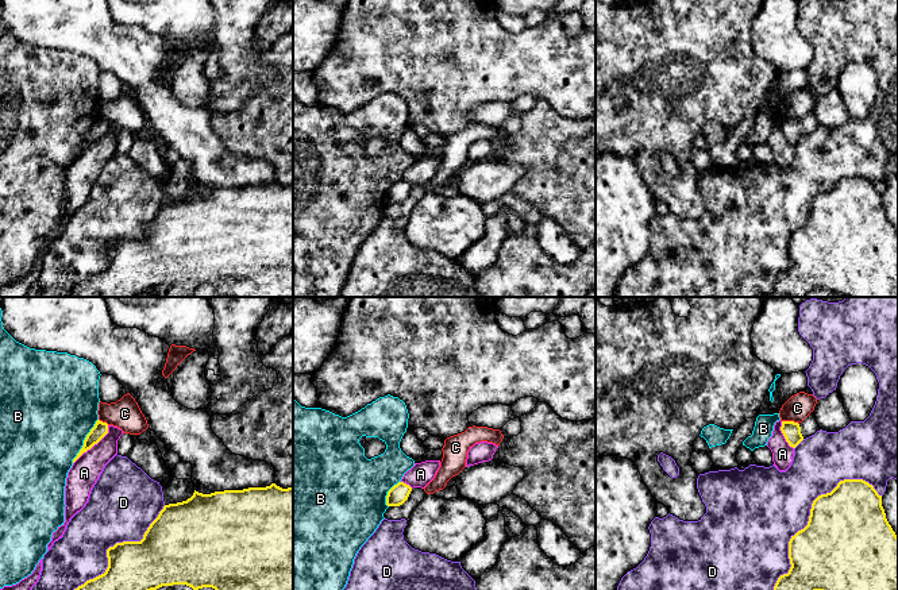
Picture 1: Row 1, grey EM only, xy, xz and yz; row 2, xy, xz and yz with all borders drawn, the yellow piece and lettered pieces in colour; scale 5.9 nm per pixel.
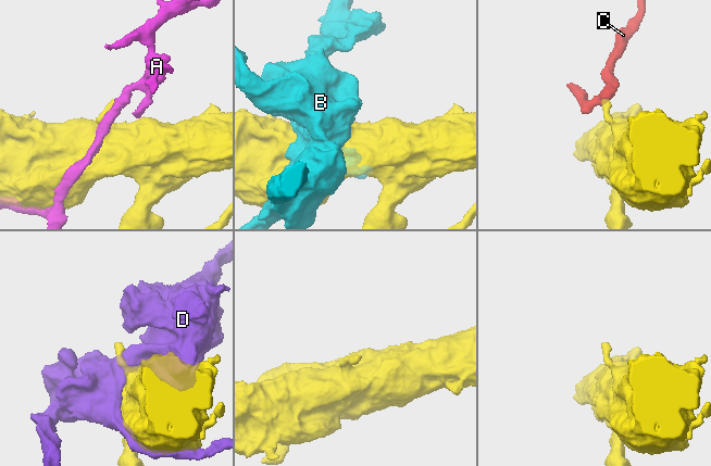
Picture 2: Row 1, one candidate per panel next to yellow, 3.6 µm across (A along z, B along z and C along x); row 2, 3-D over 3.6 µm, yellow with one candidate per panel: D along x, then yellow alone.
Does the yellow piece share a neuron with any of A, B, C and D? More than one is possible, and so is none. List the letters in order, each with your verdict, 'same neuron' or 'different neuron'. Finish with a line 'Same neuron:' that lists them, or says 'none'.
A: different neuron
B: different neuron
C: different neuron
D: different neuron
Same neuron: none

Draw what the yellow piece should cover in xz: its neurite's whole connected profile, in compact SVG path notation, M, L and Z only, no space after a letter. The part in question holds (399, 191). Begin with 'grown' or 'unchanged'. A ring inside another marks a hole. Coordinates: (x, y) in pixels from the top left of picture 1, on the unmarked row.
unchanged; M398 180L397 182L394 182L386 193L386 203L388 204L400 204L402 203L409 192L412 189L412 185L404 180Z

